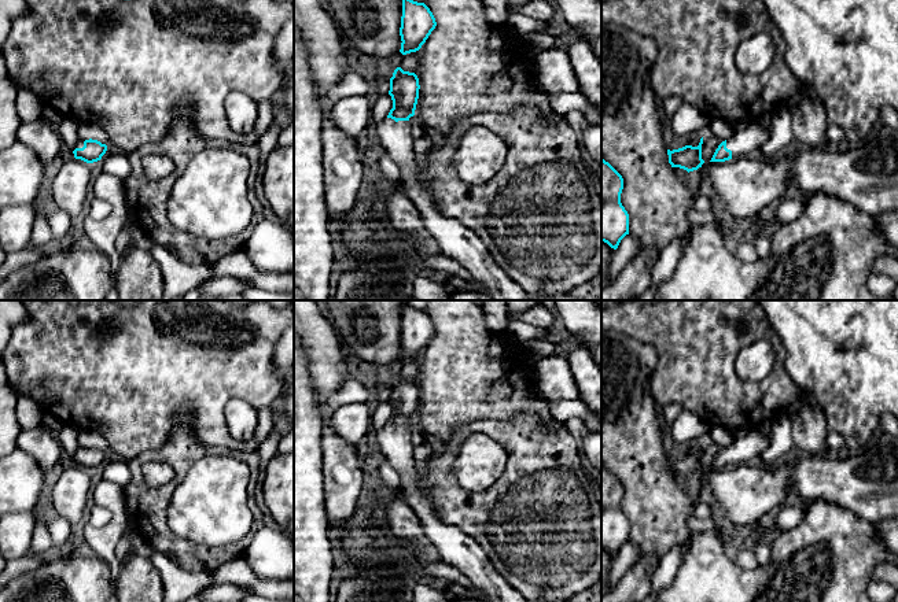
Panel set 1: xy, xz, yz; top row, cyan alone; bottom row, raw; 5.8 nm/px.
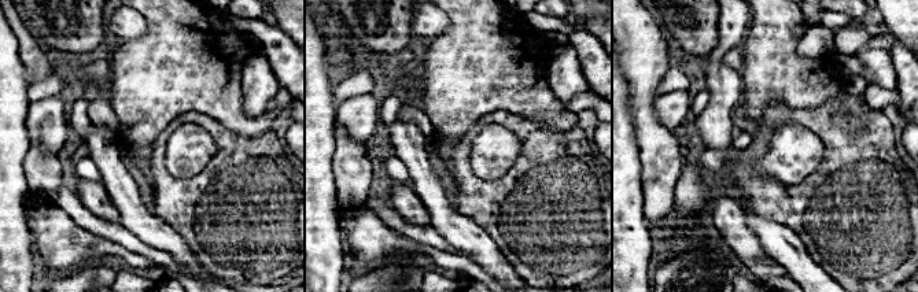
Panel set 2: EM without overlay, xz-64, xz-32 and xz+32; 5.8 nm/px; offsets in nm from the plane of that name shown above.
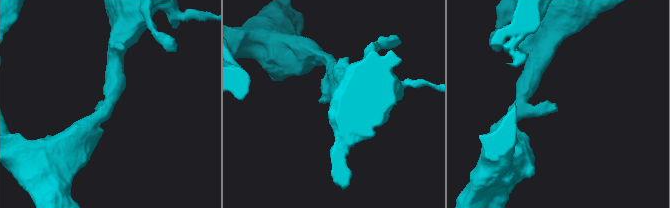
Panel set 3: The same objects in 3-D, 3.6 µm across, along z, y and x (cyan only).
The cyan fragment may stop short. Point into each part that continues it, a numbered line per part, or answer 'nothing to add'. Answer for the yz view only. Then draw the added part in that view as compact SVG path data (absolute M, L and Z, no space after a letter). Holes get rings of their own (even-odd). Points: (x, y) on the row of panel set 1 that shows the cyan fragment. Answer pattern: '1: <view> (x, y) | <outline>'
1: yz (744, 143) | M751 122L747 128L736 132L726 140L726 148L732 151L732 159L751 156L768 143L770 133L770 125Z

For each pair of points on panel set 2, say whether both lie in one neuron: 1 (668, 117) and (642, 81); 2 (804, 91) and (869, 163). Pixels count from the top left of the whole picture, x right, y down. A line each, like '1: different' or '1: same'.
1: different
2: different

